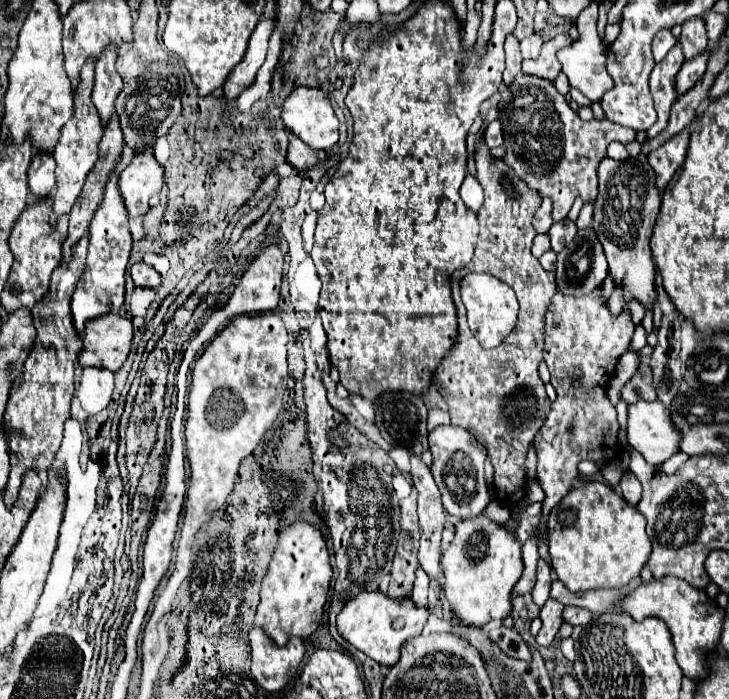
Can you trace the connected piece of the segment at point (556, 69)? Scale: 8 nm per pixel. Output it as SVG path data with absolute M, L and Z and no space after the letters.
M559 34L555 38L551 38L549 42L543 44L539 58L535 60L523 60L523 68L521 72L527 76L539 76L539 78L547 78L547 80L555 80L561 72L561 64L555 58L557 50L571 46L573 40L569 34Z

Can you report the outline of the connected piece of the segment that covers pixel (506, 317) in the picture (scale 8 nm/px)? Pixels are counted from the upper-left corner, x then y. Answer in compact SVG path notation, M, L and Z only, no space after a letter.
M467 274L459 280L459 288L473 336L483 348L499 346L516 326L519 303L514 290L491 274Z

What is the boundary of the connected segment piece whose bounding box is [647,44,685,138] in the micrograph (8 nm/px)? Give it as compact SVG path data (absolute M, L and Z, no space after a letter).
M677 44L675 48L671 48L671 52L659 62L655 64L651 76L649 76L649 86L651 86L651 94L655 100L655 110L659 116L659 122L647 132L649 138L655 138L665 126L665 118L671 112L673 102L677 100L677 88L675 88L675 76L683 64L683 52L681 46Z

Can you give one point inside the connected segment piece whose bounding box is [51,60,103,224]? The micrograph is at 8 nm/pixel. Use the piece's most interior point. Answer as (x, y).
(76, 153)

